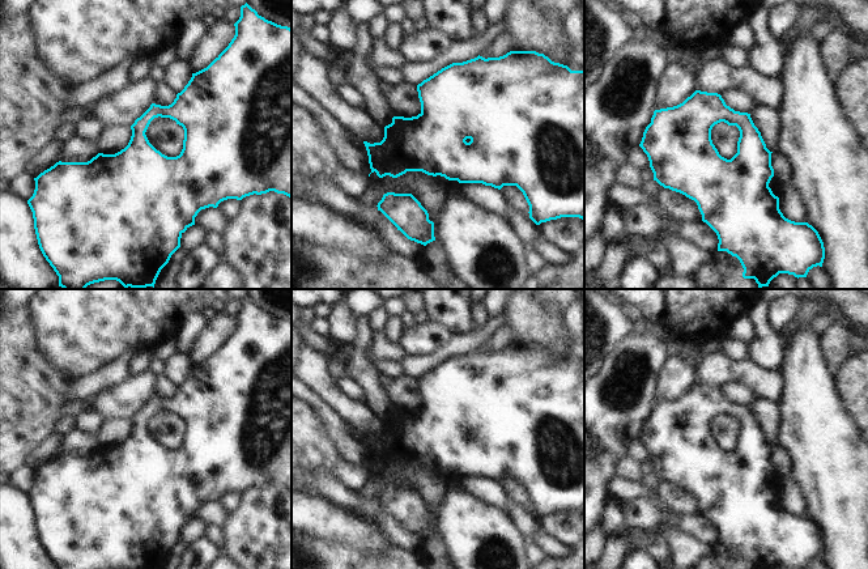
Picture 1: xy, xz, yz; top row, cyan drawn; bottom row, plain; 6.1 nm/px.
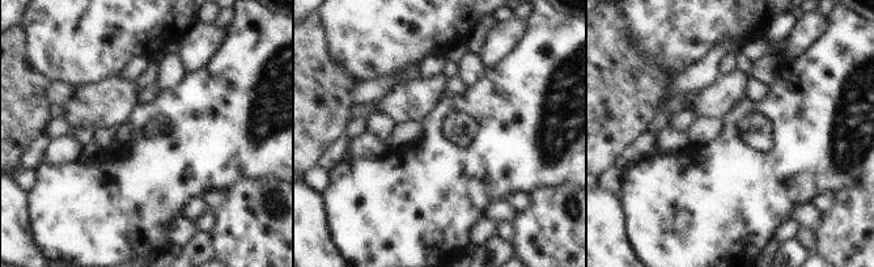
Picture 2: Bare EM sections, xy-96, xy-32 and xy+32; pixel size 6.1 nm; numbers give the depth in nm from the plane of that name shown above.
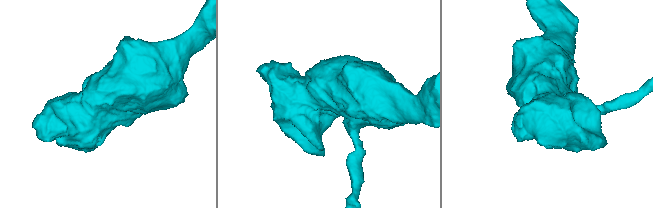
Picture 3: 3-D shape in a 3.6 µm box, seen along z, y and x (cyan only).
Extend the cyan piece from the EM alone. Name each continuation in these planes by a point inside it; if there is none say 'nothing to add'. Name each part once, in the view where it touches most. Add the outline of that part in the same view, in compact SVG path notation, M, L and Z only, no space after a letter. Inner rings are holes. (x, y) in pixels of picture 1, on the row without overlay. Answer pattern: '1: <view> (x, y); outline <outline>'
1: xy (164, 427); outline M154 411L146 425L149 436L167 450L176 450L183 442L184 422L170 411Z

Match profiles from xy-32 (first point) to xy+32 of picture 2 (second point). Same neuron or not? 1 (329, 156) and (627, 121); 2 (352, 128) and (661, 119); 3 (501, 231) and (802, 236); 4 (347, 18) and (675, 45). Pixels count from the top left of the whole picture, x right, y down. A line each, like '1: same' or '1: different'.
1: different
2: same
3: same
4: same

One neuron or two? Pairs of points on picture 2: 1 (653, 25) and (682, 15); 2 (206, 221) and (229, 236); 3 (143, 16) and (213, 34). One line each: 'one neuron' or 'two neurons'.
1: one neuron
2: two neurons
3: two neurons

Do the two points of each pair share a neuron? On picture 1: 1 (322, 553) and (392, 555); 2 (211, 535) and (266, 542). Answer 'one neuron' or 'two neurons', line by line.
1: one neuron
2: two neurons

